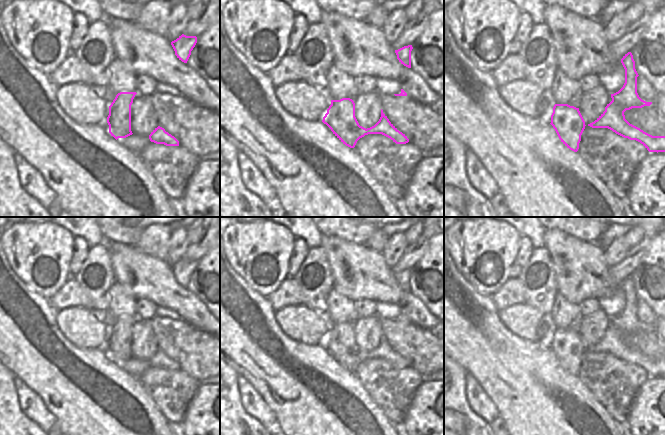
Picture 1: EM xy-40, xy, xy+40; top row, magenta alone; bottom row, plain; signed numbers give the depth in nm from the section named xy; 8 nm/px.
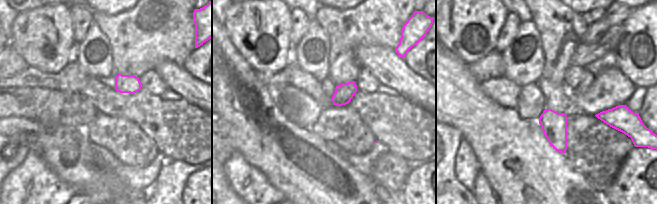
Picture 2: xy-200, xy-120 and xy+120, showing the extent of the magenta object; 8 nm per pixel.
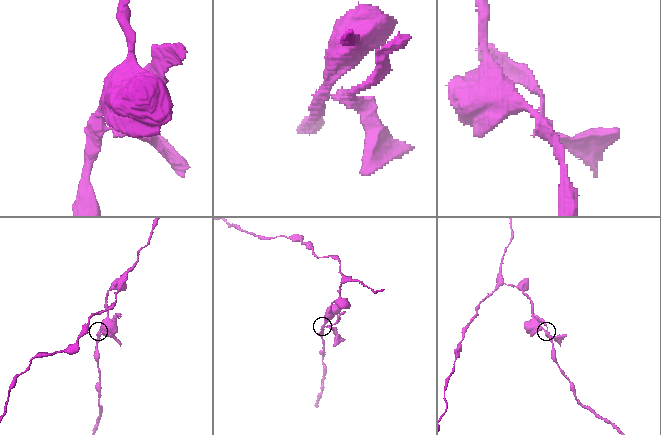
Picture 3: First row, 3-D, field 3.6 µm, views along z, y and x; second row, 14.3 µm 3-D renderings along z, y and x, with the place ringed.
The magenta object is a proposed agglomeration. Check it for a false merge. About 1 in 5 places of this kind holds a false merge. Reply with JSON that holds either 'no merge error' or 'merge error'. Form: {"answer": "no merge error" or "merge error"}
{"answer": "merge error"}

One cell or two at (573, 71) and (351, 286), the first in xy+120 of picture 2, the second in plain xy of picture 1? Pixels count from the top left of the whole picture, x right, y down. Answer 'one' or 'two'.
two

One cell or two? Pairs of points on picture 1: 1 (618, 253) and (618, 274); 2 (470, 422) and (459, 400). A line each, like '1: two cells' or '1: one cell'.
1: two cells
2: one cell

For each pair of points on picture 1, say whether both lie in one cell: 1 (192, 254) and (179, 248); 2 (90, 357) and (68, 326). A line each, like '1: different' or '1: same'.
1: different
2: different

